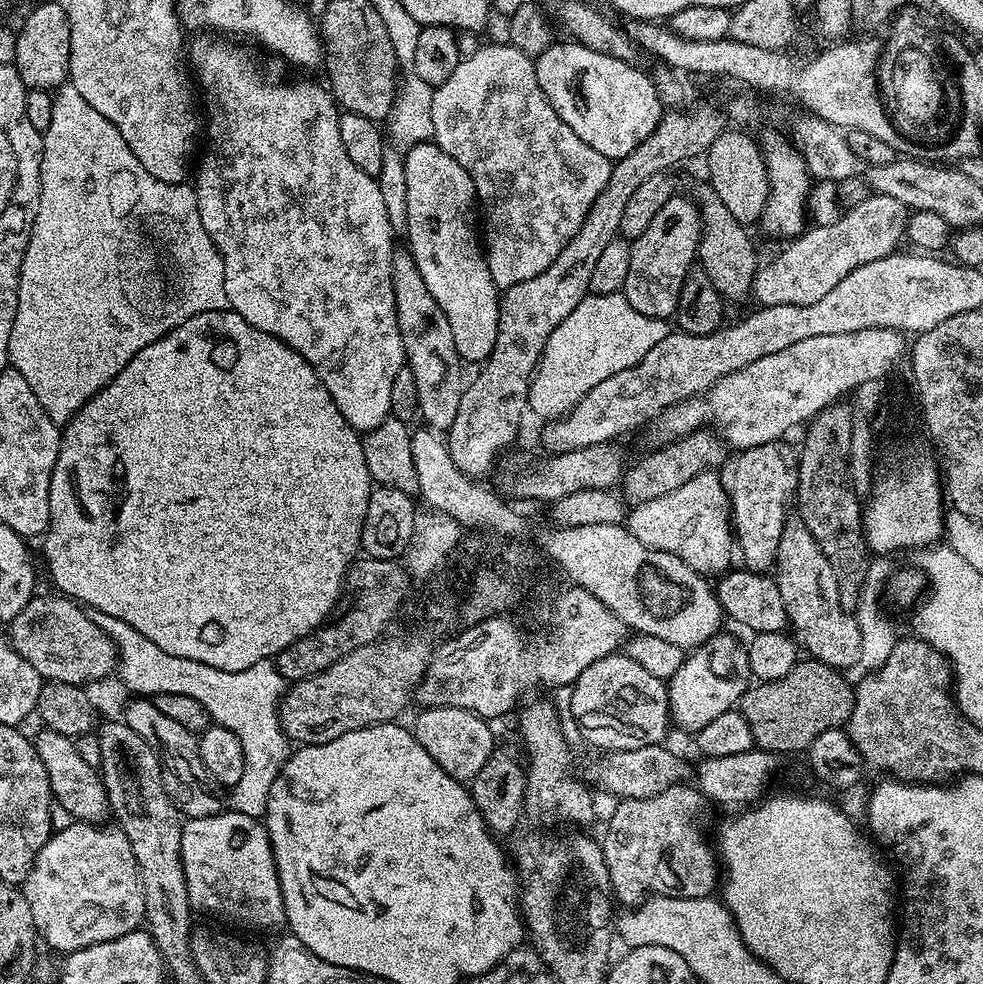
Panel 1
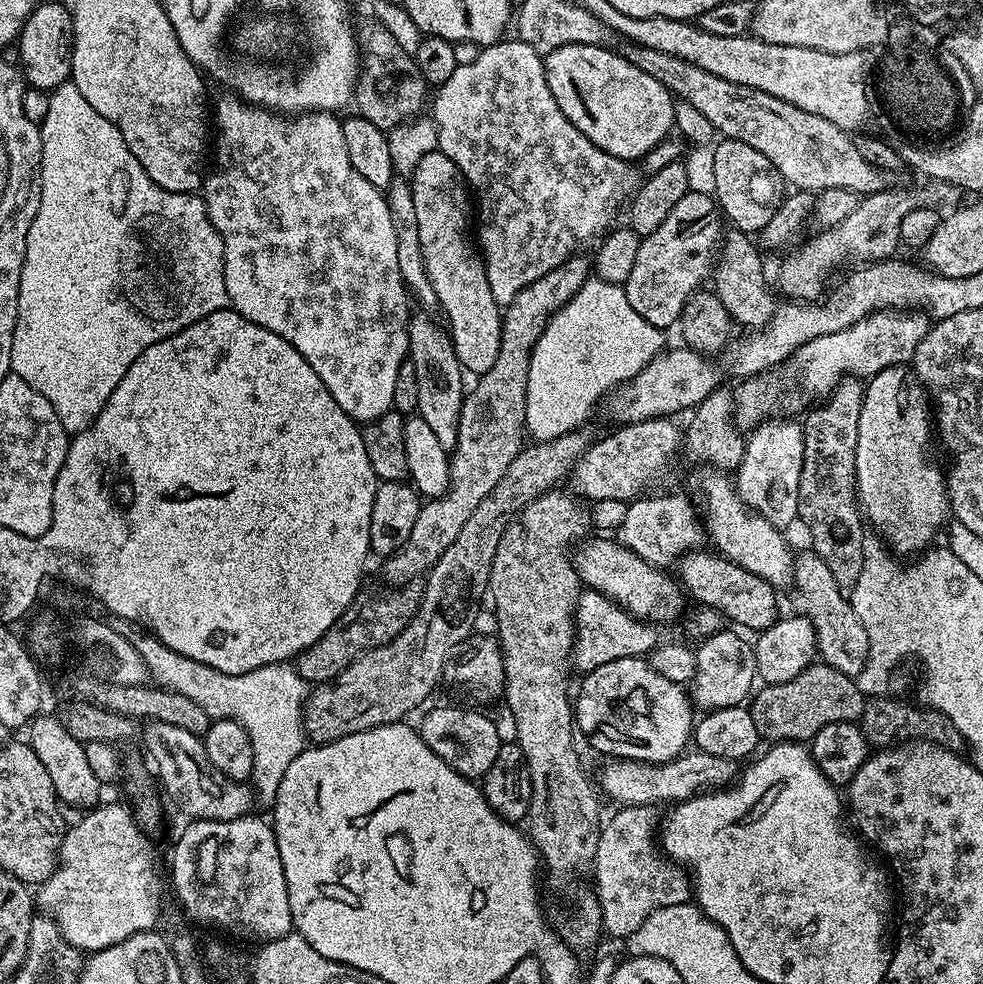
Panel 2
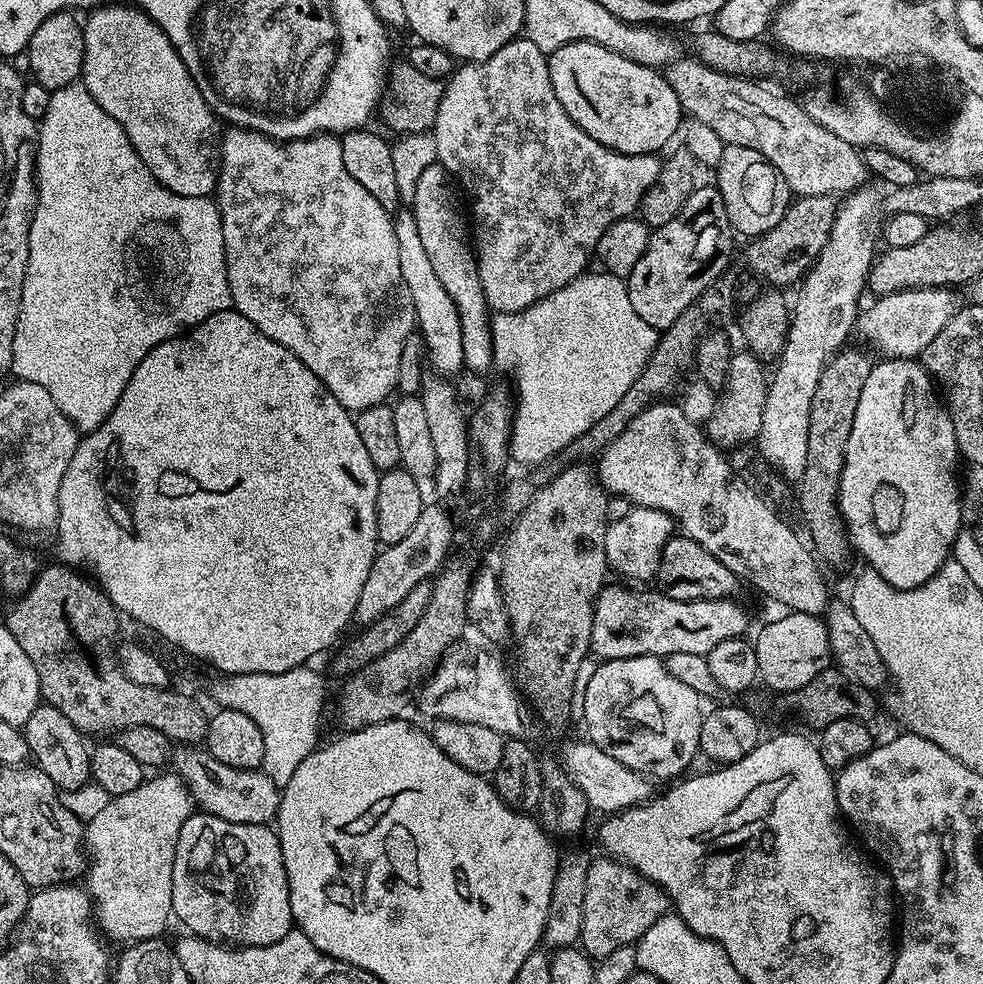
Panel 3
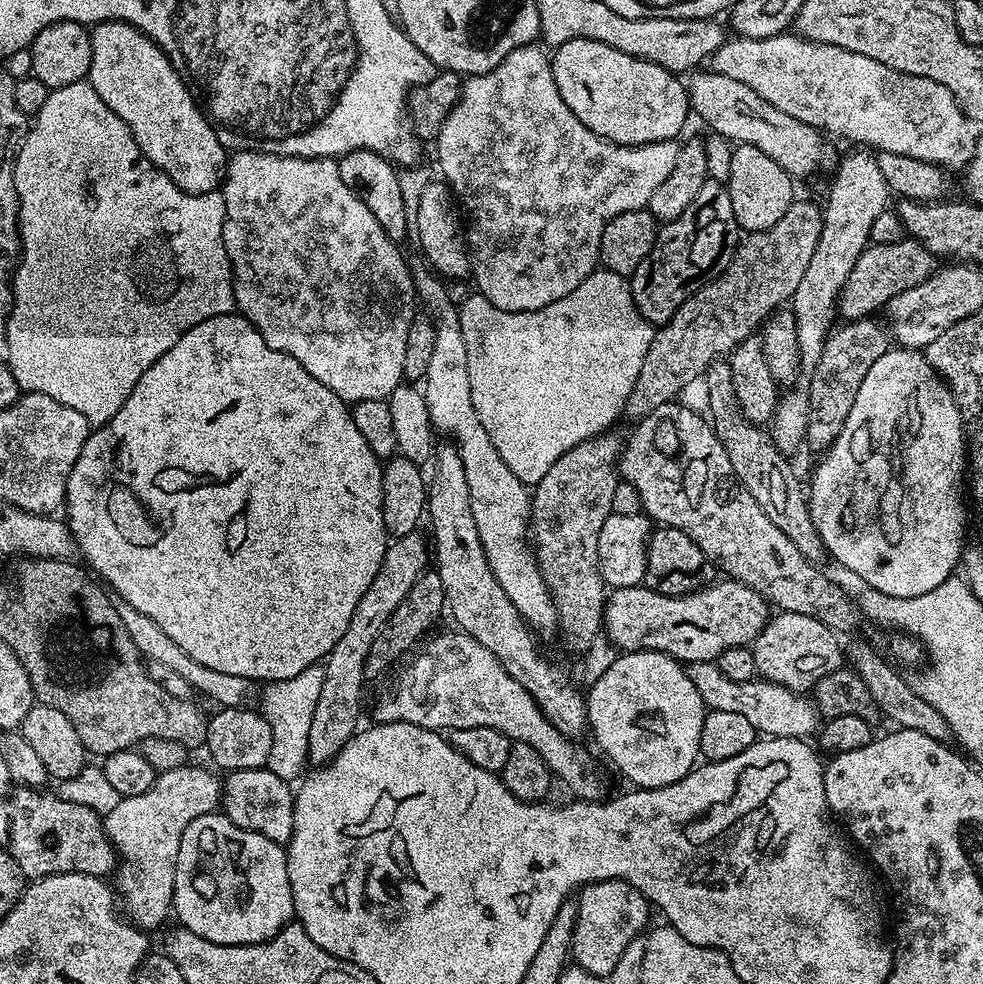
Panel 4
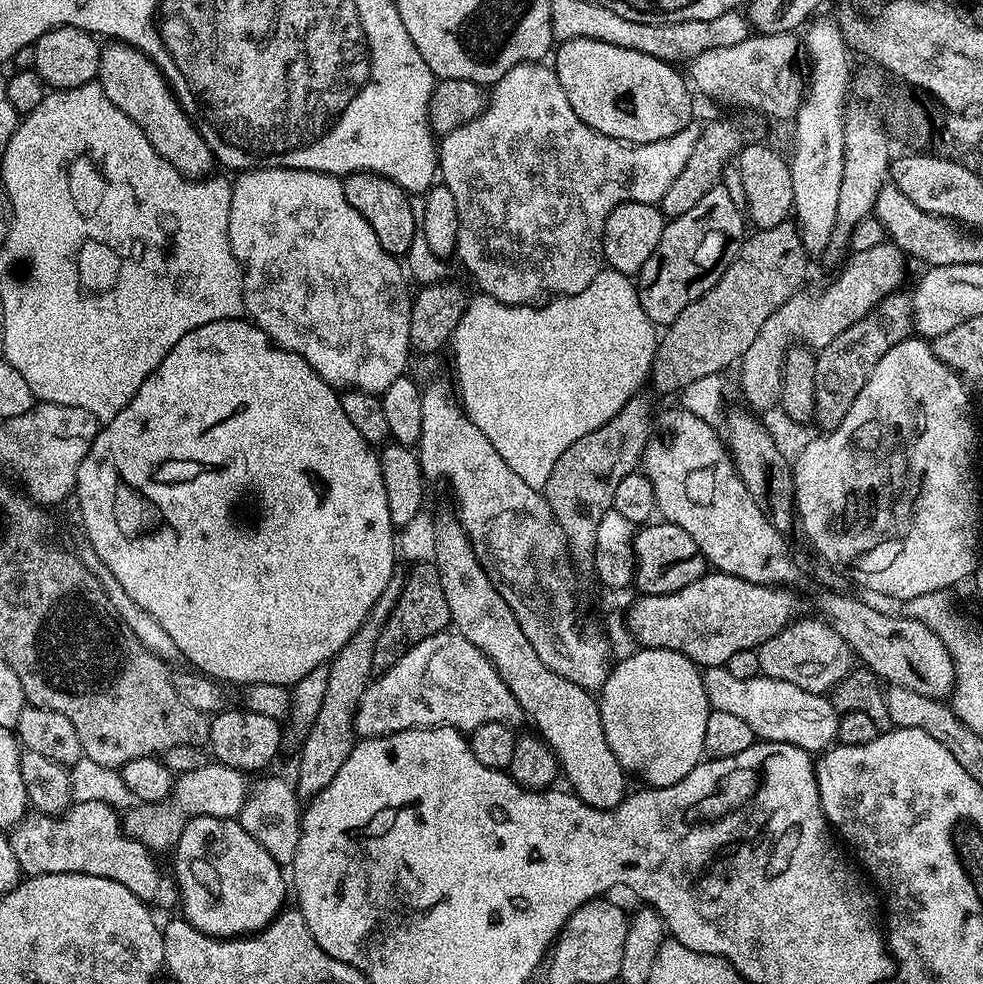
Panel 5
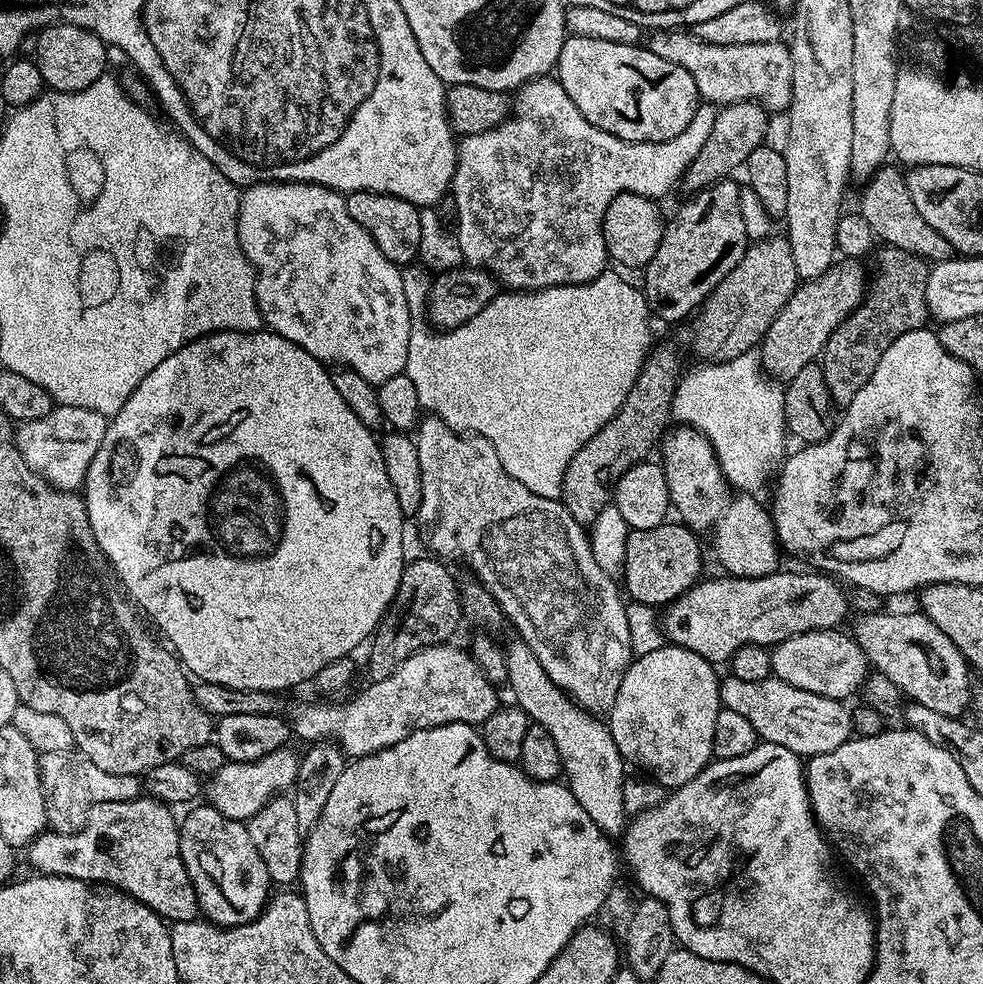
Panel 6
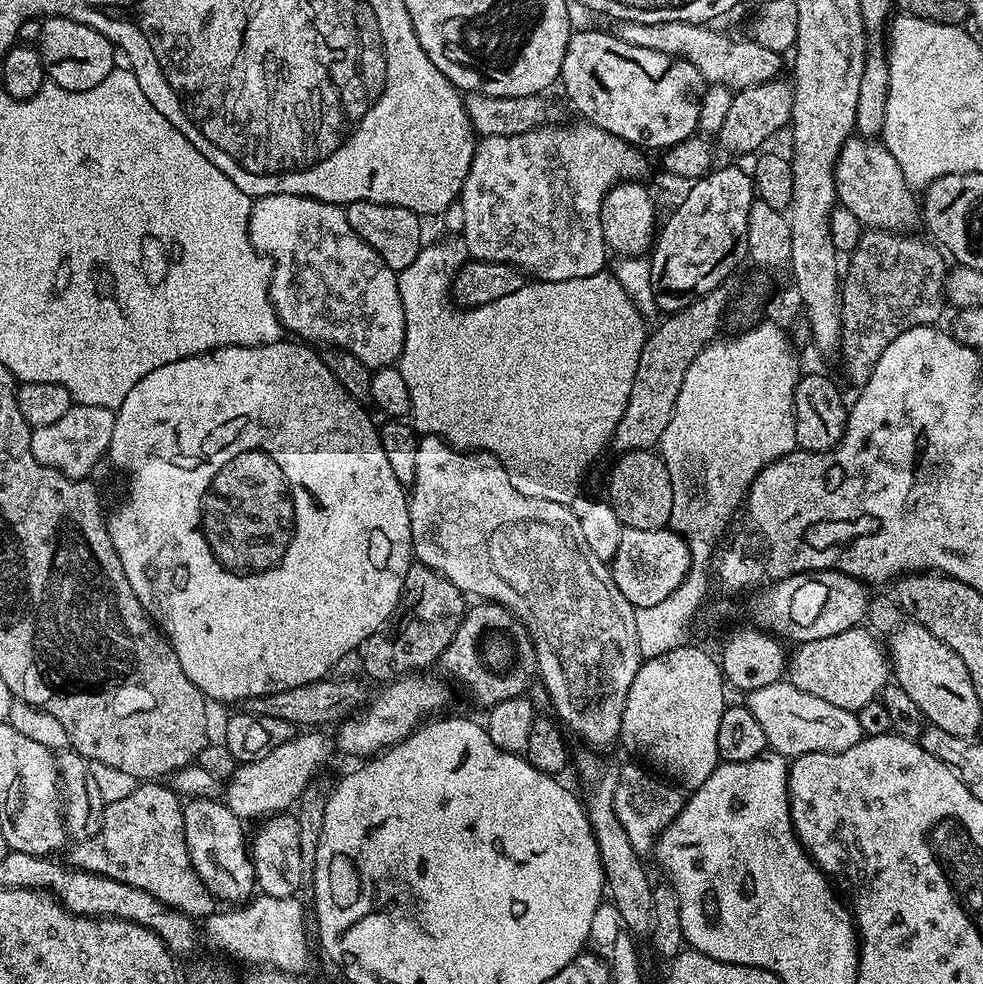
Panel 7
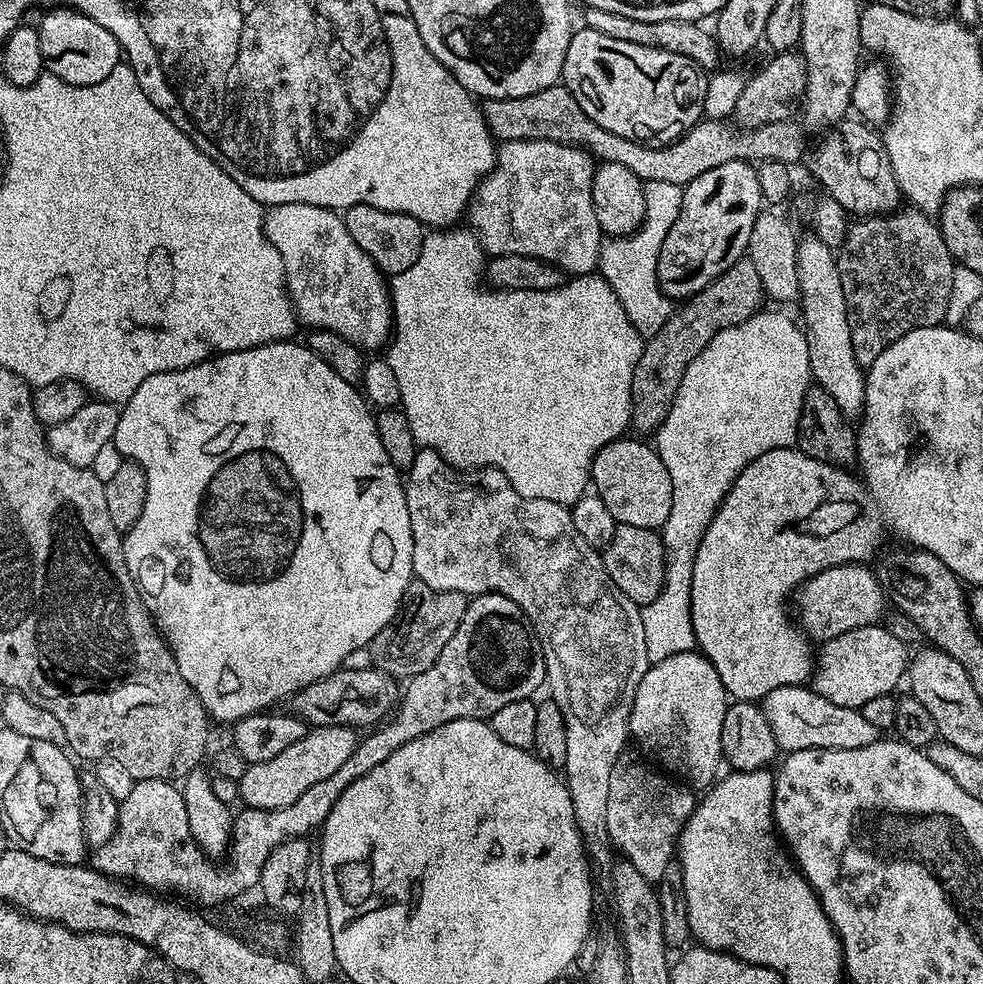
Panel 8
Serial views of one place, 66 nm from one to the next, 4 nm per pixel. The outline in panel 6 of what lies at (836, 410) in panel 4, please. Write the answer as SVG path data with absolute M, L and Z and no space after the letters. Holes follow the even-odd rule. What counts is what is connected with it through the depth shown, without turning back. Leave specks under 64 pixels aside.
M887 246L881 249L875 253L876 276L874 272L863 302L838 325L822 353L826 390L830 390L836 406L847 406L854 394L866 386L870 374L874 374L874 366L878 366L878 358L886 354L895 340L910 330L925 327L930 320L926 306L929 261L906 250Z

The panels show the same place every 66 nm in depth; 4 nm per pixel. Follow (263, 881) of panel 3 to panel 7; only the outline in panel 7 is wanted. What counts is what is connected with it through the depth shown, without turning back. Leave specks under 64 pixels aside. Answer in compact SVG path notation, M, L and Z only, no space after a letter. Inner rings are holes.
M189 799L184 804L186 846L194 870L217 901L229 900L229 905L232 906L243 905L258 888L243 827L245 825L240 817L235 816L227 803L219 799Z

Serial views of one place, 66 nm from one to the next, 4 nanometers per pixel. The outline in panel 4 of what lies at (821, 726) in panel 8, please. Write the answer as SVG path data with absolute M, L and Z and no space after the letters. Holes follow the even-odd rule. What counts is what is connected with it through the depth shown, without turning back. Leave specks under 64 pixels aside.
M707 660L687 665L686 671L690 682L694 682L694 690L702 694L702 702L708 710L727 710L733 714L743 714L754 726L758 734L771 738L808 738L821 727L822 717L817 705L807 695L791 692L786 686L778 686L769 680L753 678L751 680L735 680L722 674L719 663Z

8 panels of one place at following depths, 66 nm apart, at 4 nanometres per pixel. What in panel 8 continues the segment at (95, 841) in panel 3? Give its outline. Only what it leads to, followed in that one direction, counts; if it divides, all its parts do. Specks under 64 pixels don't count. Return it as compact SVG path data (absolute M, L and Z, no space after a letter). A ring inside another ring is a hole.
M322 726L312 728L305 736L298 738L294 746L287 750L282 750L282 754L277 754L266 762L249 764L246 774L242 774L239 780L240 800L249 808L258 810L278 810L298 802L310 786L315 786L317 782L330 778L350 754L354 754L358 733L355 727L346 726Z

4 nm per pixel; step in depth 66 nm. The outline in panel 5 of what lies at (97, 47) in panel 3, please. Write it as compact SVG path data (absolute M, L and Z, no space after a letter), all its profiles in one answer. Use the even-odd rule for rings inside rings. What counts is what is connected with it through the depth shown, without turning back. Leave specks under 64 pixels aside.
M105 43L100 50L98 82L106 90L106 96L143 130L146 138L150 138L150 146L154 146L154 150L158 150L158 154L162 154L162 158L166 158L182 175L204 178L213 171L214 157L210 146L206 146L195 124L180 109L163 72L158 71L156 63L146 53L129 44Z

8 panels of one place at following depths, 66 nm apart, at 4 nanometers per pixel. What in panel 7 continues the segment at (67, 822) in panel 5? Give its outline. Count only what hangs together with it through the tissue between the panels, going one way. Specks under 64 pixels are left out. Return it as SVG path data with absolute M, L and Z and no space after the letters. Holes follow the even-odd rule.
M144 782L126 798L119 799L113 804L105 803L98 832L71 846L73 847L71 867L80 868L84 872L97 872L99 876L114 878L123 884L146 890L166 906L193 918L207 918L217 911L218 901L194 870L188 853L184 829L184 804L181 797L174 793L167 783Z

